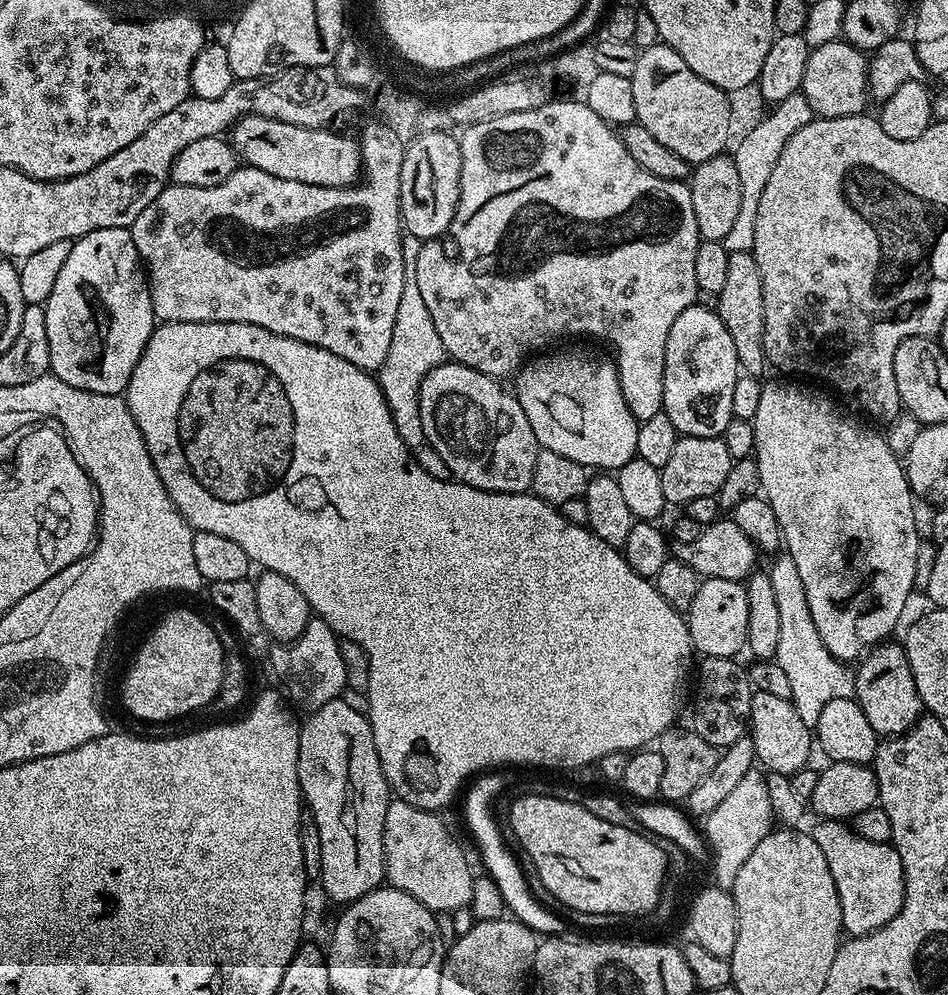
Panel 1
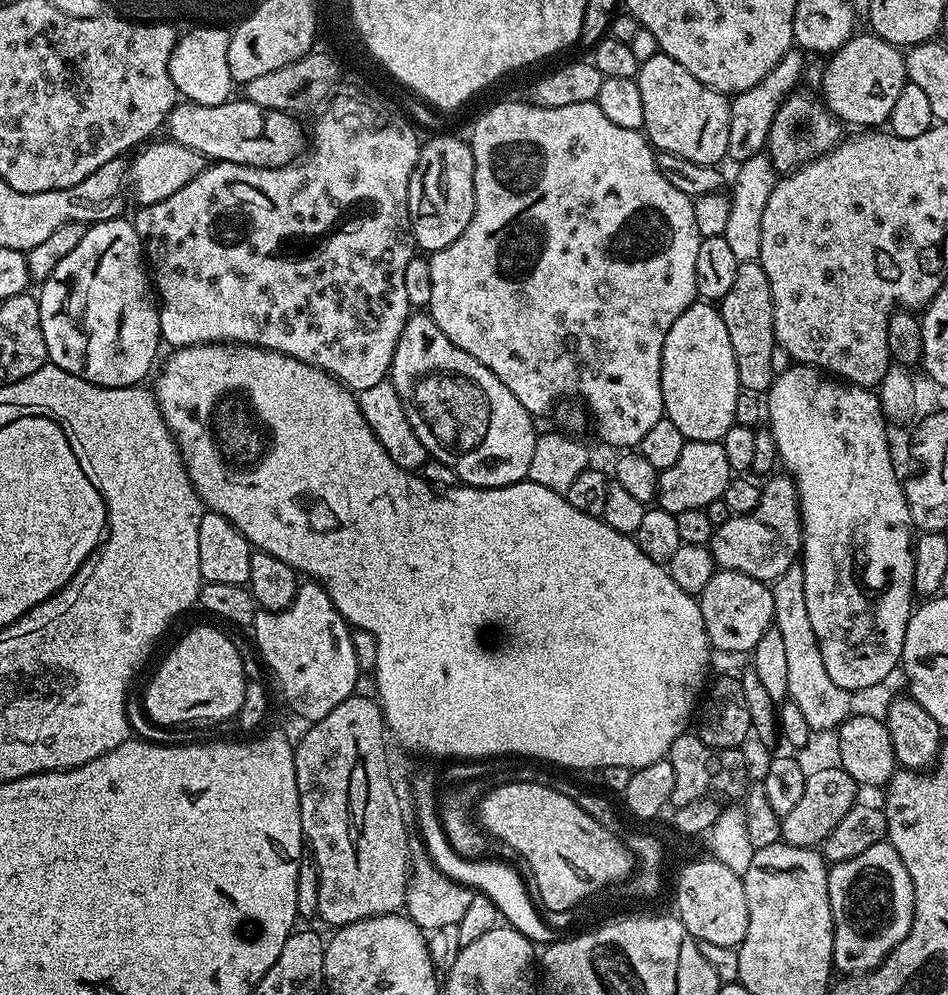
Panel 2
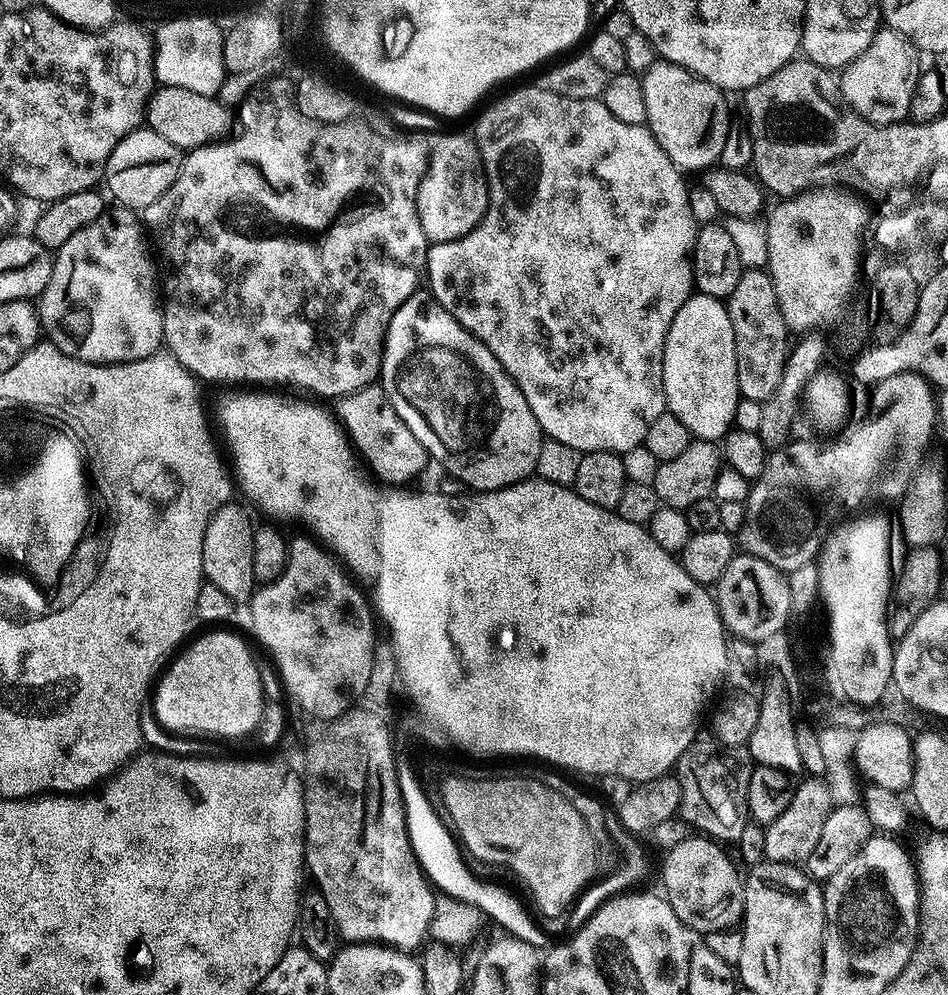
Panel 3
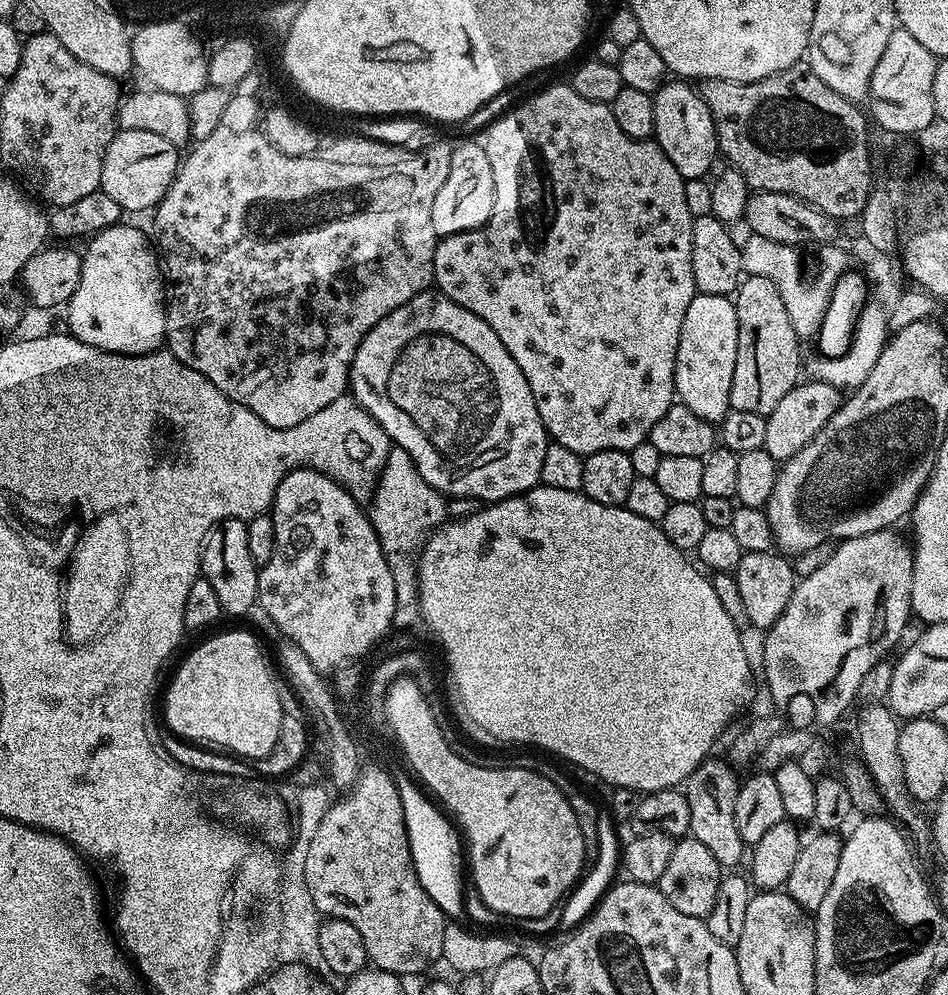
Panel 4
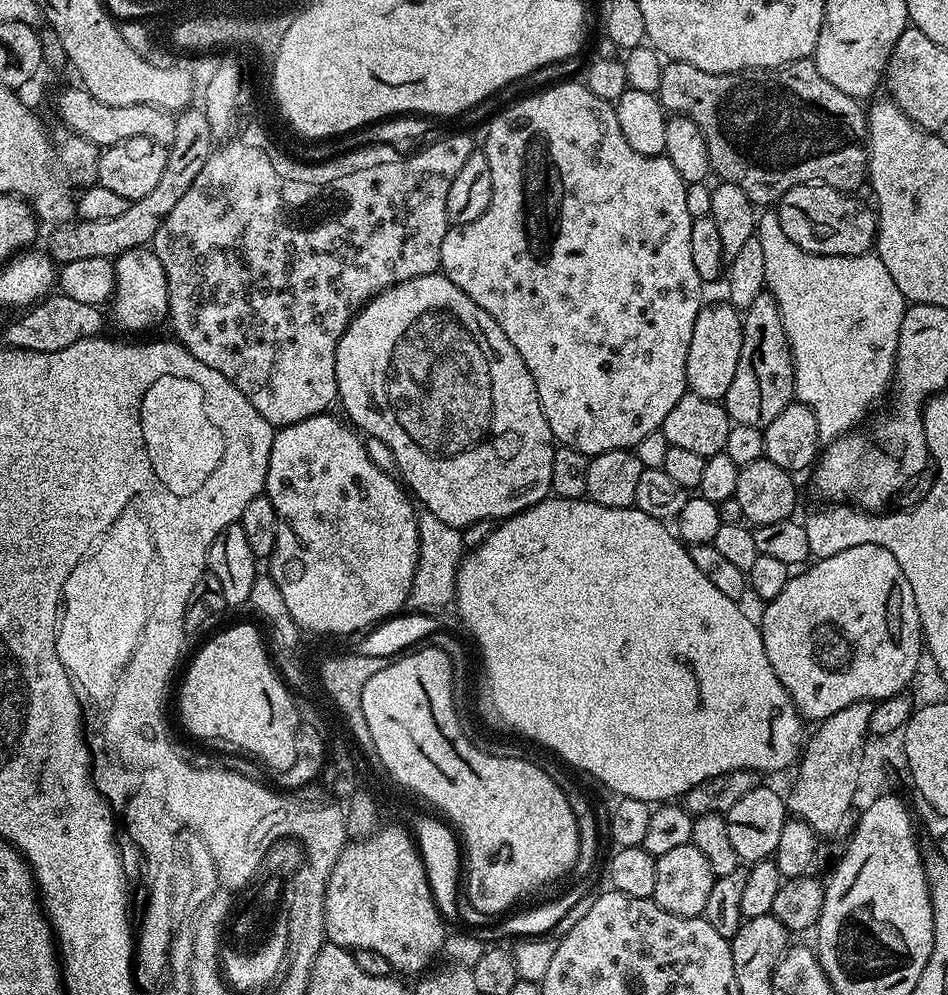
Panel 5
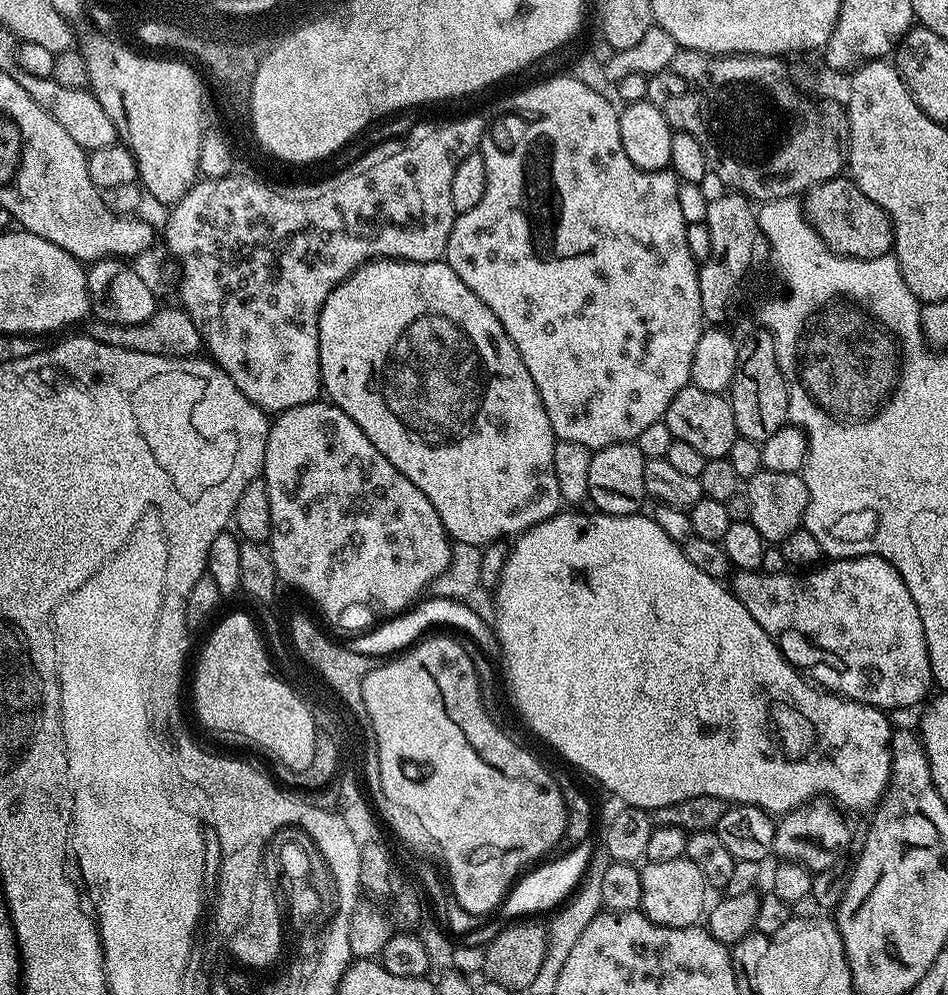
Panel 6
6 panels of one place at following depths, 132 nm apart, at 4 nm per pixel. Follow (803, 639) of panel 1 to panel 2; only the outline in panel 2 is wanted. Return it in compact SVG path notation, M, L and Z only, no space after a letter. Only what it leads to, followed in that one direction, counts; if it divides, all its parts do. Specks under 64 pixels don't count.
M799 563L792 564L786 574L771 581L774 598L774 627L782 634L782 642L786 650L786 682L788 683L788 699L802 710L811 731L830 731L839 729L842 721L853 715L853 693L830 679L826 674L826 662L822 662L822 650L818 638L814 634L814 626L810 626L810 610L806 610L806 578L803 567Z

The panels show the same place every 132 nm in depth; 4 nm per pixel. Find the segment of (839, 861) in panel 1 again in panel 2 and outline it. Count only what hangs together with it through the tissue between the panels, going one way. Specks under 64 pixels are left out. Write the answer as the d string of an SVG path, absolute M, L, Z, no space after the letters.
M885 842L870 846L858 858L850 858L841 864L834 864L828 870L828 893L830 910L834 918L834 950L832 962L840 974L867 974L873 972L891 952L900 945L902 938L910 934L914 918L914 886L902 858L898 858L891 844Z

